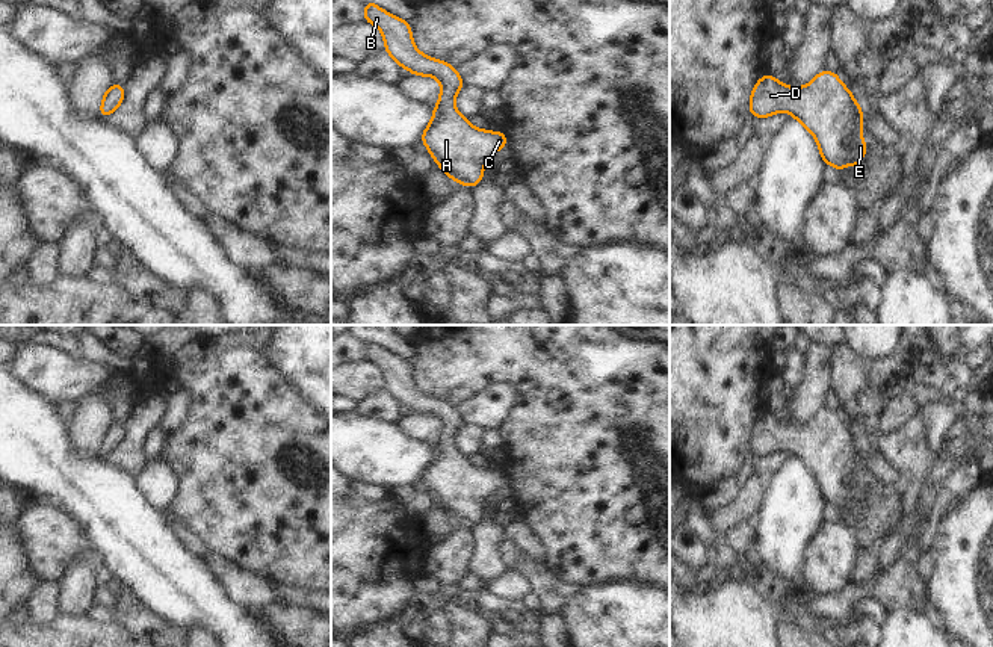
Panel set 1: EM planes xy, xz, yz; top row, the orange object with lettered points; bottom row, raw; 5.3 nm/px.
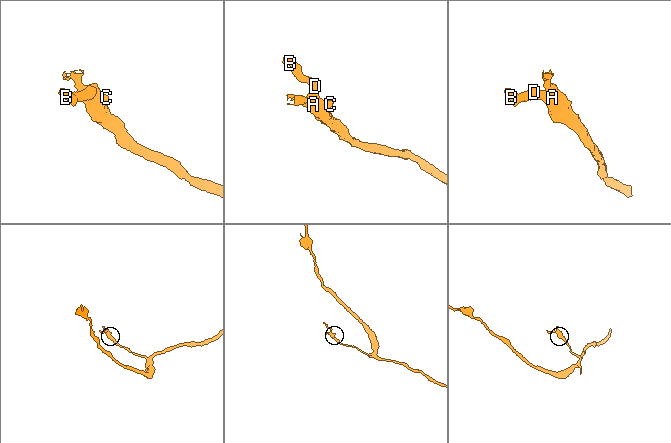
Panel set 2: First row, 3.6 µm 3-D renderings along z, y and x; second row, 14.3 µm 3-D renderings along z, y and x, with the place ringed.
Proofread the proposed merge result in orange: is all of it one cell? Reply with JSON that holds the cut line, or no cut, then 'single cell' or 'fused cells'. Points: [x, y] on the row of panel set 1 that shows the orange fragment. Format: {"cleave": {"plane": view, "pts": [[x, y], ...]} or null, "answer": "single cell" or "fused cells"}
{"cleave": null, "answer": "single cell"}

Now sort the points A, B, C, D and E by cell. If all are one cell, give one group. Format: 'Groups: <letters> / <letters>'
Groups: A B C D E.

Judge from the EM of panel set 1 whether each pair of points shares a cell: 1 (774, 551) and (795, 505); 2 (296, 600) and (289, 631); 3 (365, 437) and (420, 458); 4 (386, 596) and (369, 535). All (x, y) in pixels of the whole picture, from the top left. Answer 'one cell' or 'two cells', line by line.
1: one cell
2: two cells
3: one cell
4: one cell

